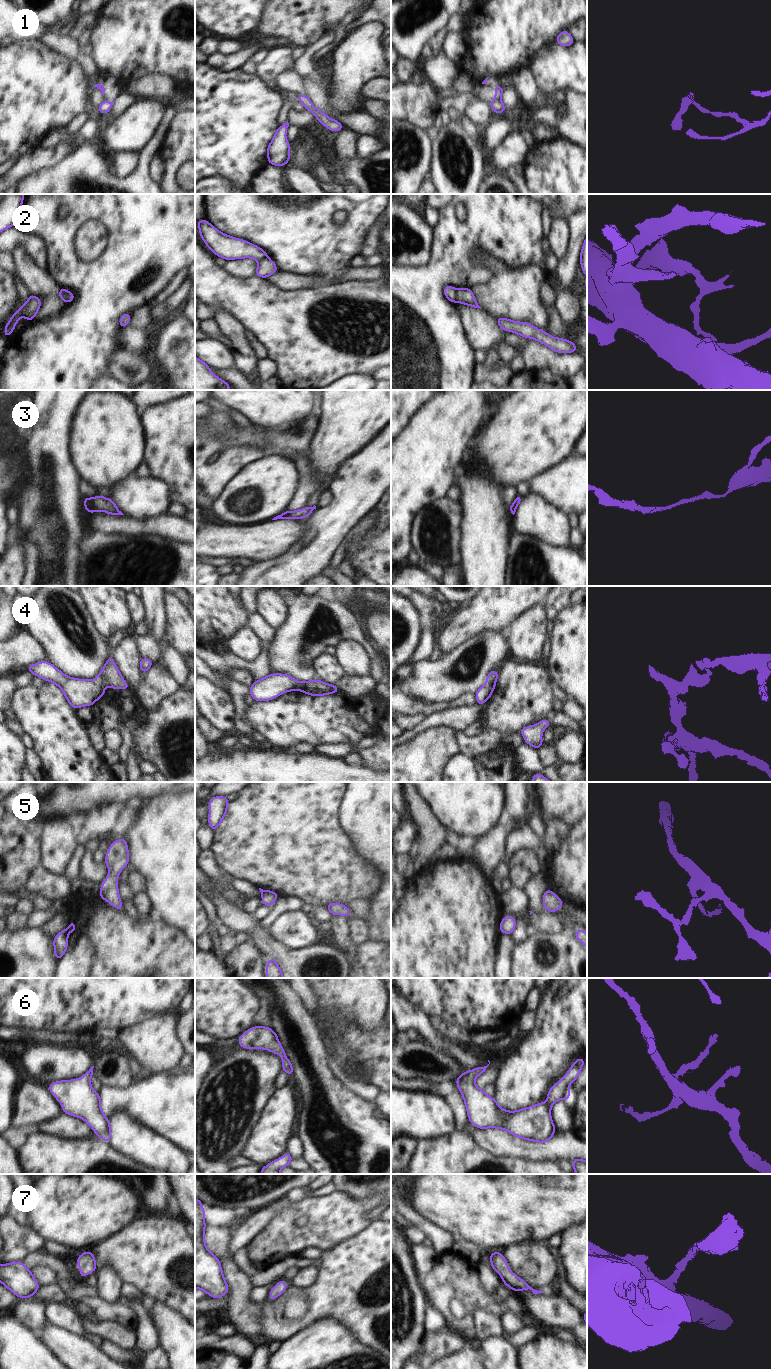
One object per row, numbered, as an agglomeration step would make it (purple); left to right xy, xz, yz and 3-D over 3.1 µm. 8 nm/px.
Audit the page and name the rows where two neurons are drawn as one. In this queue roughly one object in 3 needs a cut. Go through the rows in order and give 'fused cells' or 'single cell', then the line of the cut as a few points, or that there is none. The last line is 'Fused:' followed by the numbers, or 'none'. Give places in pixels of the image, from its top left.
1: fused cells; cut yz (500, 99), (490, 102)
2: fused cells; cut yz (458, 290), (455, 301)
3: single cell; cut none
4: fused cells; cut xy (91, 680), (103, 688)
5: fused cells; cut xy (67, 929), (69, 931)
6: single cell; cut none
7: single cell; cut none
Fused: 1, 2, 4, 5

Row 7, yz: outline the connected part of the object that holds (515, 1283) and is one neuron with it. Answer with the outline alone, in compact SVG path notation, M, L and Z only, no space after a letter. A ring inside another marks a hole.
M491 1252L490 1266L500 1273L501 1279L511 1290L518 1292L519 1290L531 1290L533 1294L544 1293L545 1291L538 1291L530 1287L524 1280L516 1276L509 1268L504 1255L500 1252Z

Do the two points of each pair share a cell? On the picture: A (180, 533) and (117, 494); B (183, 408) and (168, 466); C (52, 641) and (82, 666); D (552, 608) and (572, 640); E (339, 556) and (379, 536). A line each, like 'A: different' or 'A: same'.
A: different
B: same
C: same
D: different
E: different

